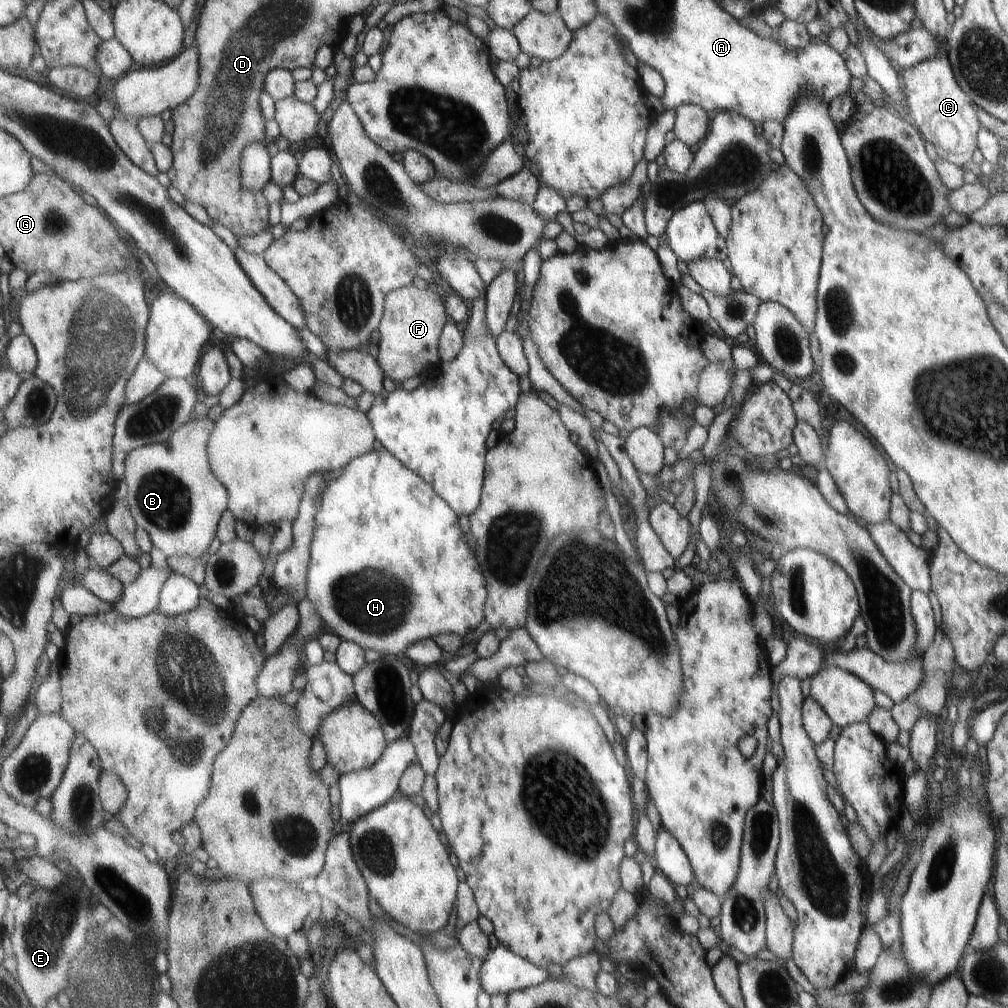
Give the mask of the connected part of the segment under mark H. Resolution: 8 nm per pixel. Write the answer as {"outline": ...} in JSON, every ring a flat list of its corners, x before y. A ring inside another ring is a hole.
{"outline":[[381,449,371,451,361,457,354,458,339,477,329,482,321,498,321,506,316,519,314,530,314,544,312,545,312,559,308,573,308,598,317,608,319,614,326,620,329,630,337,633,342,639,359,644,365,650,372,648,383,655,390,654,402,657,407,649,417,641,425,641,442,634,454,634,463,638,469,630,477,628,486,620,486,605,490,600,490,588,483,572,482,564,478,559,478,552,465,538,465,532,459,526,459,515,454,508,411,467,401,462,391,451]]}

